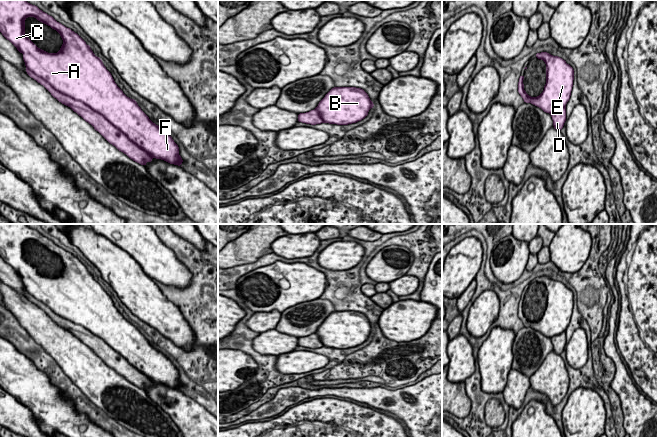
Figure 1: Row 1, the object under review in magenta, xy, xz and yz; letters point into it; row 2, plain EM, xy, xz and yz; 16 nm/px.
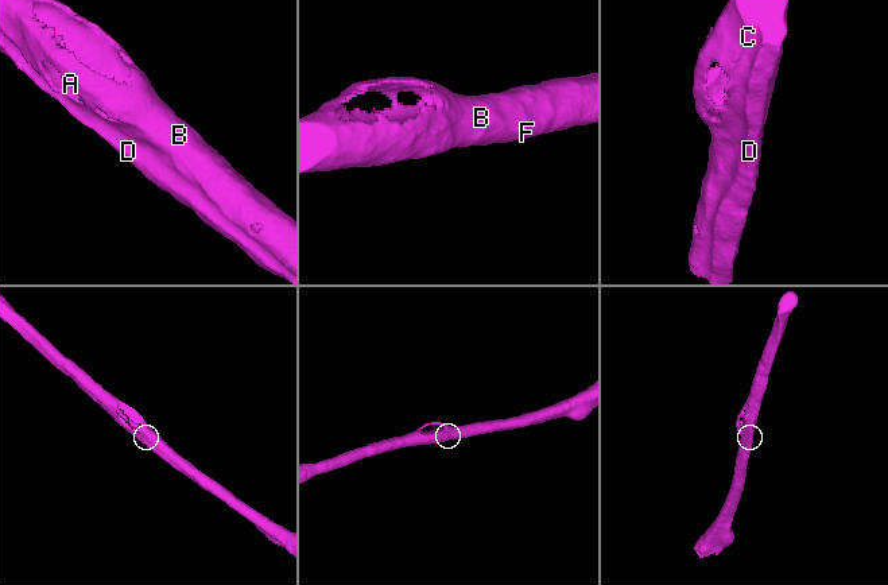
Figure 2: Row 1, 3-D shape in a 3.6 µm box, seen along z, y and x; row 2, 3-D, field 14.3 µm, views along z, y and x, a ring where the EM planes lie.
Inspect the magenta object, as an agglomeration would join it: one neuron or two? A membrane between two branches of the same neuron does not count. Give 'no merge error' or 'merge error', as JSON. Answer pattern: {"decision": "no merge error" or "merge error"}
{"decision": "merge error"}

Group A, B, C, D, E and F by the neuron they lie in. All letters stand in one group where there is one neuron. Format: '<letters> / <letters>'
A B C E F / D

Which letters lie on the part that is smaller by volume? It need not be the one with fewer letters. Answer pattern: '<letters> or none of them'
D

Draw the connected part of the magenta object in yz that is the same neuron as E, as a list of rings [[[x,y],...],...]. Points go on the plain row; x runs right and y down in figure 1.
[[[547,276],[536,277],[537,283],[546,287],[546,308],[541,319],[530,321],[524,314],[524,299],[520,299],[518,317],[525,327],[531,327],[544,336],[552,338],[566,331],[570,323],[574,304],[574,294],[565,284]]]

